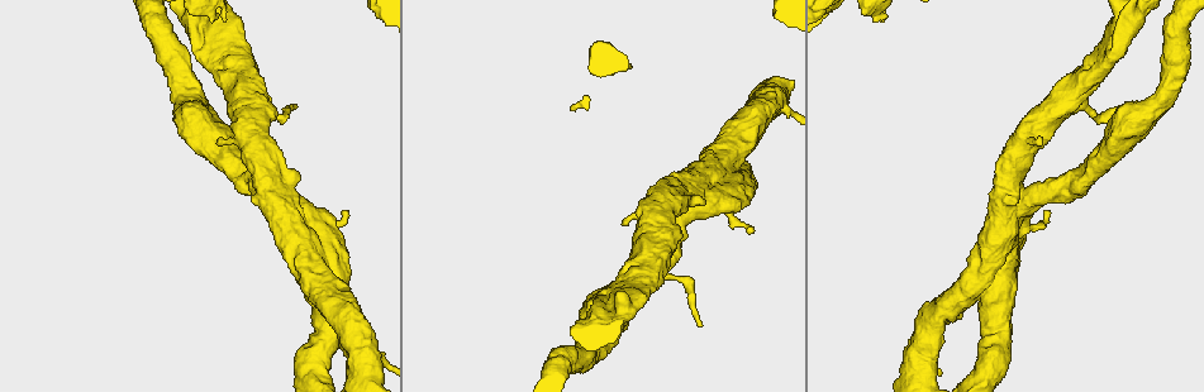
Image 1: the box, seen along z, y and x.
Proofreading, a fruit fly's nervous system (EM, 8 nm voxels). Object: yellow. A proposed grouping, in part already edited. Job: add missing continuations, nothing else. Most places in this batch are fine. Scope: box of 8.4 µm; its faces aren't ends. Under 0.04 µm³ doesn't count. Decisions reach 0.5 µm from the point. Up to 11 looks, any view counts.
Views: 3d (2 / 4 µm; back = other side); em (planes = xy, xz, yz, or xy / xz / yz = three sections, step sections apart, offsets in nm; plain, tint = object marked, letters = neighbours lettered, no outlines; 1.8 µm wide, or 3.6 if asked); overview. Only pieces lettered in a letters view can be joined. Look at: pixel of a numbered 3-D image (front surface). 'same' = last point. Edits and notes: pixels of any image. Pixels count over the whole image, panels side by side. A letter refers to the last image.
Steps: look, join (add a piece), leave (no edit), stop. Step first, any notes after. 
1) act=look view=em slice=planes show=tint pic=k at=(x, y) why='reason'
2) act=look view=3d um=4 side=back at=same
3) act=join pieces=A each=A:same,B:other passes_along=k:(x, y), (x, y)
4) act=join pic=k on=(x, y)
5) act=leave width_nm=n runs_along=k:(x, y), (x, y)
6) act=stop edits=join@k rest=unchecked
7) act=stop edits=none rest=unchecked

act=look view=3d um=4 pic=1 at=(630, 67) why='thick end'

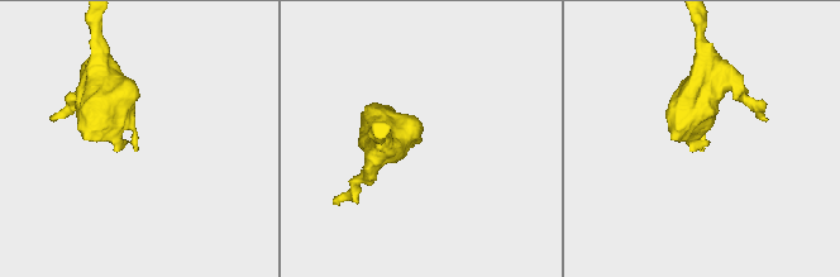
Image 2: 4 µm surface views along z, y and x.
act=look view=em slice=xz step=16 show=tint pic=2 at=(421, 141)

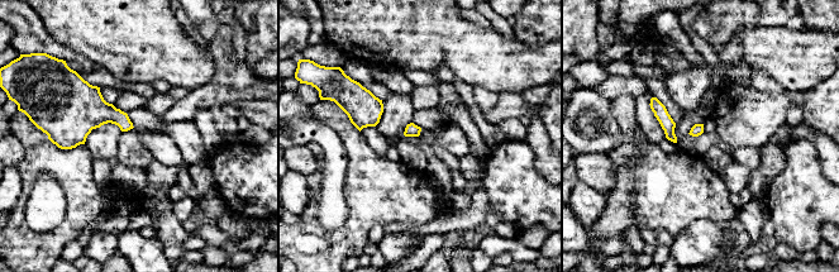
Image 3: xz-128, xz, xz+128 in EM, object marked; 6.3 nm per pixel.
act=look view=em slice=xz step=16 show=letters at=same

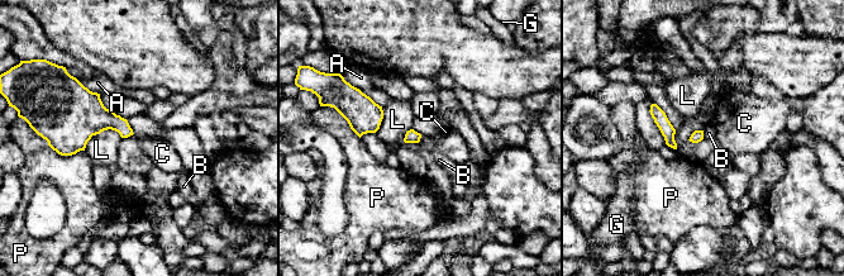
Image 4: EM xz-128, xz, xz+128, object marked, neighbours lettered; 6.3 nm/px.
act=leave each=A:other,B:other,C:other,G:other,L:other,P:other border=4:(422, 136), (418, 142) found='none of them fits'

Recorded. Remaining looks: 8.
act=look view=em um=3.6 slice=planes show=letters pic=1 at=(284, 200) why='three arms meet'

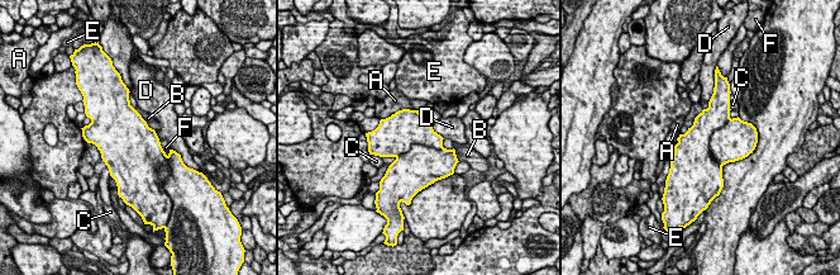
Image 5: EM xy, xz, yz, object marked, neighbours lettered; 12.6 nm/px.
act=leave each=A:other,B:other,C:other,D:other,E:other,F:other border=5:(134, 109), (154, 131) found='no lettered piece goes on from it'

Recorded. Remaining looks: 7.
act=look view=3d um=2 pic=1 at=(702, 324) why='thin end'

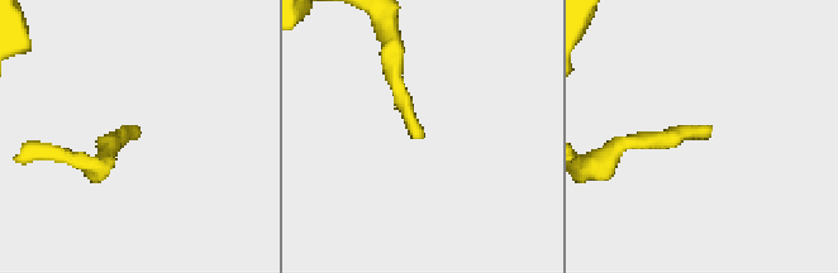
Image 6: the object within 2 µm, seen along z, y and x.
act=look view=em slice=planes show=letters pic=6 at=(711, 127) why='shape alone is not enough'

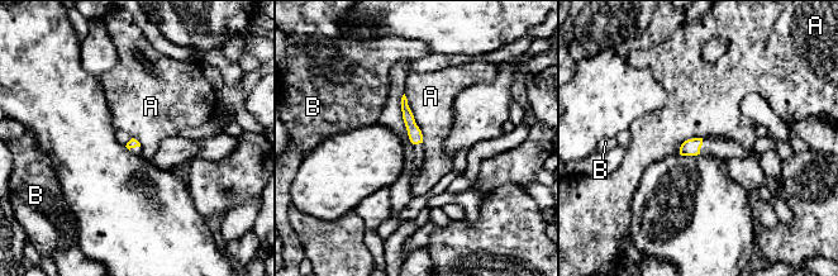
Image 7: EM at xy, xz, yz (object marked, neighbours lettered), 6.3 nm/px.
act=leave longest_contact=A:340nm each=A:other,B:other border=7:(404, 94), (423, 142) found='no lettered piece goes on from it'

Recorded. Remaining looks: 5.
act=look view=3d um=4 pic=1 at=(238, 17) why='stops while still wide'

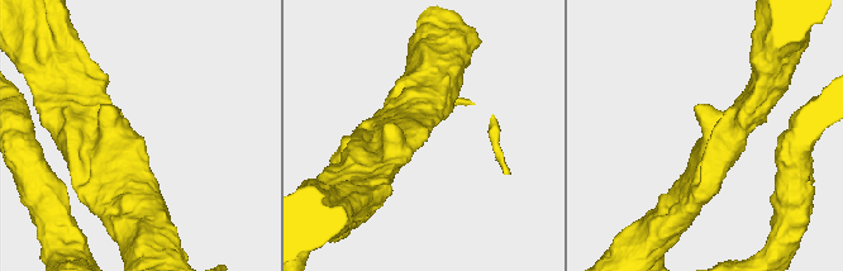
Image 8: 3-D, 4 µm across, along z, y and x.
act=look view=em slice=planes show=letters pic=8 at=(427, 137)

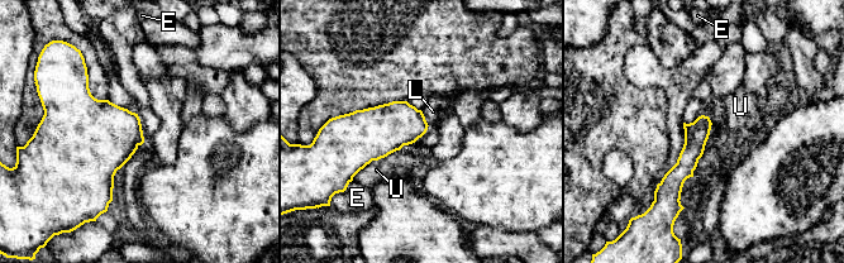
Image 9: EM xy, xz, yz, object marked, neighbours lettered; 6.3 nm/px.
act=leave each=E:other,L:other,U:other found='none of them fits'

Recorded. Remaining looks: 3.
act=stop edits=none rest=unchecked

